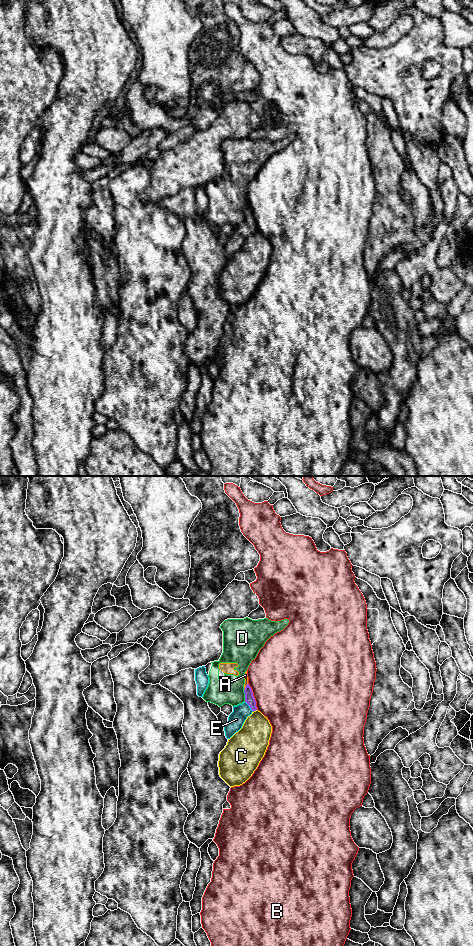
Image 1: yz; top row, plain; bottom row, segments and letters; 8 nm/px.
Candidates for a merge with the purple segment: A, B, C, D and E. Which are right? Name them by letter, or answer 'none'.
E

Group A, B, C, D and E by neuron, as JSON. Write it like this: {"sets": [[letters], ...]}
{"sets": [["A", "D"], ["B"], ["C"], ["E"]]}

